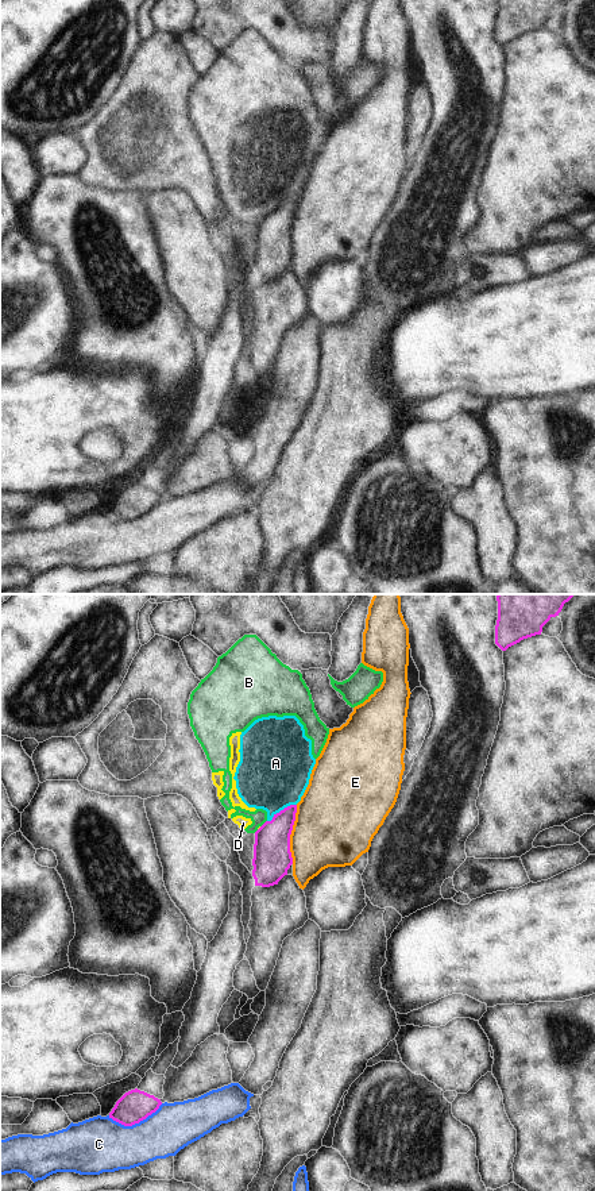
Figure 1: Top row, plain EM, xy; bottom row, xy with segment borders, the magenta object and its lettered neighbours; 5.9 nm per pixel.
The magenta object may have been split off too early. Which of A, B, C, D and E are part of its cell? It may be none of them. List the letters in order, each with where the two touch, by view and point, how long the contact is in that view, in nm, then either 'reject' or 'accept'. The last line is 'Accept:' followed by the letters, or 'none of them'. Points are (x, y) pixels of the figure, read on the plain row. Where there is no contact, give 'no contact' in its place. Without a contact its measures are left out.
A: xy (281, 205) | 200 nm | reject
B: xy (263, 219) | 60 nm | reject
C: xy (135, 517) | 340 nm | reject
D: xy (259, 223) | 30 nm | reject
E: xy (290, 228) | 360 nm | reject
Accept: none of them

